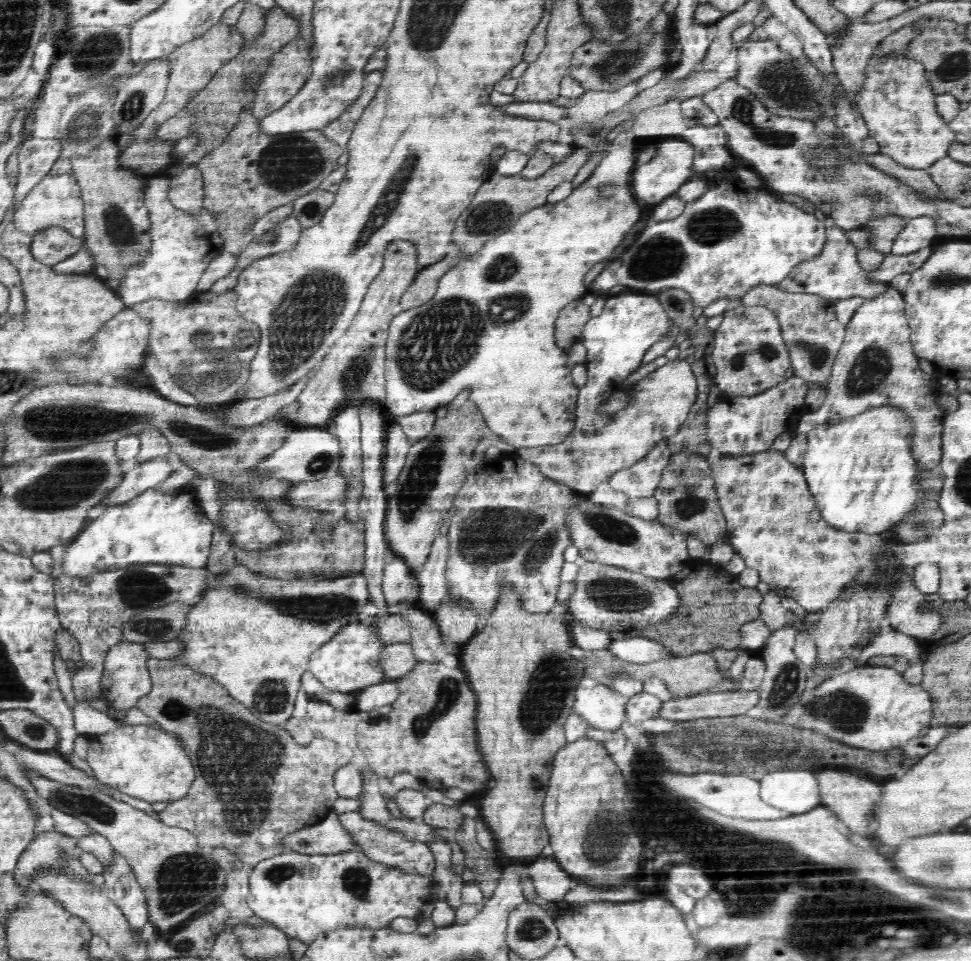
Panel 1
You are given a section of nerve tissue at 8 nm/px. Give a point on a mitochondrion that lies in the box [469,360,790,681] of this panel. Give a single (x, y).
(615, 595)

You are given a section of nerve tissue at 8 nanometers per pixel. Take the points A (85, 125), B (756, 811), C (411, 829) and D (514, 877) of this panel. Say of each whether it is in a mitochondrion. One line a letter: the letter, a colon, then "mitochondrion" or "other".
A: mitochondrion
B: other
C: other
D: other

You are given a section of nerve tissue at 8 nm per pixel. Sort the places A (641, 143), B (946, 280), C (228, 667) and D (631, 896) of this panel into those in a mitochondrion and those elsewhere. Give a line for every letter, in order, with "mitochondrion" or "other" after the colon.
A: other
B: mitochondrion
C: other
D: other

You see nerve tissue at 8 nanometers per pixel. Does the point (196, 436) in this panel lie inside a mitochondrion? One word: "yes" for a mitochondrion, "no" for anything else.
yes

